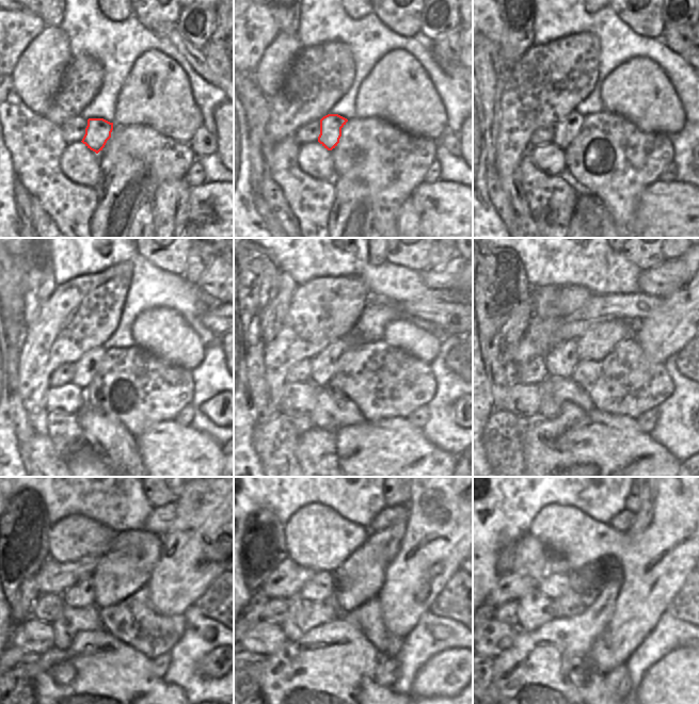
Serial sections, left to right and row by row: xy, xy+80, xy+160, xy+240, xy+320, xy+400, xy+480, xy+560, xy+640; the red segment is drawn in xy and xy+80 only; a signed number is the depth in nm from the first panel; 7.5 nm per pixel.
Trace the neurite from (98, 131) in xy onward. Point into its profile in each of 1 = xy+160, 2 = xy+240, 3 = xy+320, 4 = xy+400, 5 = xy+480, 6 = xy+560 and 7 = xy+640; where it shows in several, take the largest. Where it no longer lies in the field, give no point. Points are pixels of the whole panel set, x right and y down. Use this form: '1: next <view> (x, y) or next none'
1: next xy+160 (566, 130)
2: next xy+240 (85, 368)
3: next xy+320 (323, 366)
4: next xy+400 (561, 361)
5: next xy+480 (80, 595)
6: next xy+560 (321, 587)
7: next xy+640 (553, 587)

